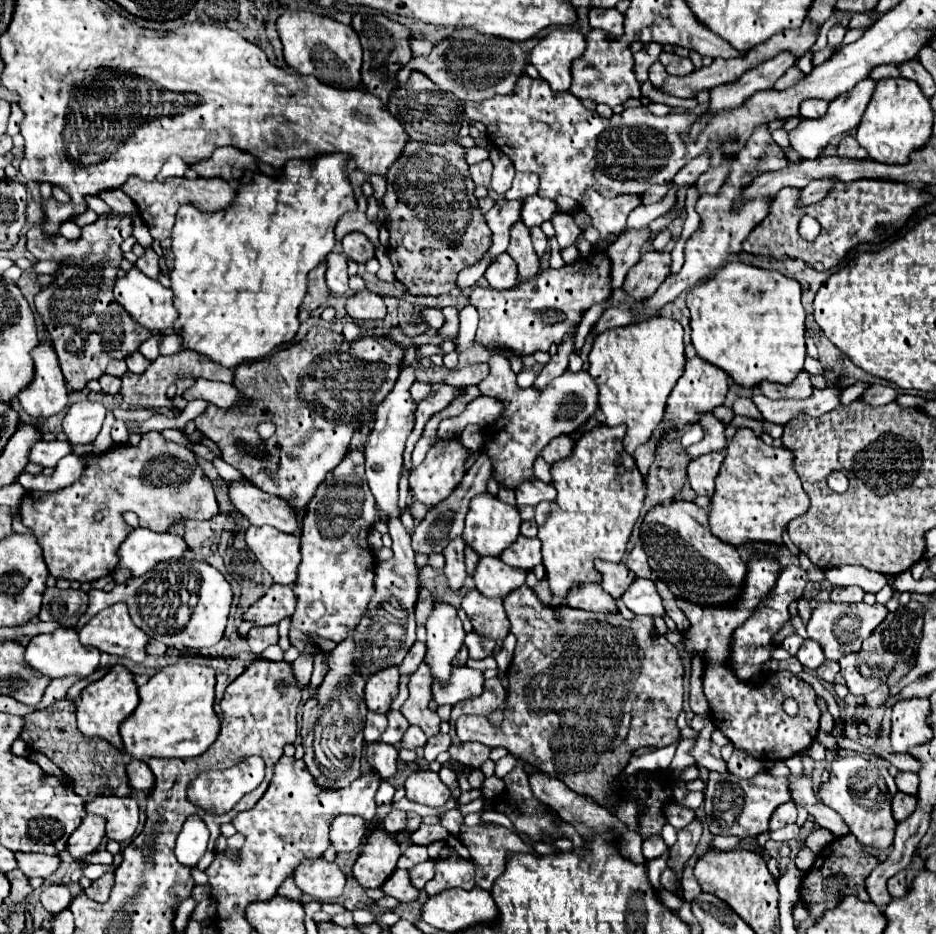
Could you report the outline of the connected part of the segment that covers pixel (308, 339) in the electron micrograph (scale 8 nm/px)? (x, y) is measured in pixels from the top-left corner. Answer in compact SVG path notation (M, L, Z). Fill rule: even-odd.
M315 325L297 345L275 351L271 357L255 361L249 367L241 365L235 371L233 385L237 391L255 391L249 397L249 405L233 405L229 409L209 405L207 411L195 419L195 425L205 437L213 439L221 447L223 461L241 471L249 483L261 491L285 499L293 507L299 527L303 527L307 505L317 487L325 481L327 473L343 461L353 433L357 433L375 417L379 403L383 403L383 399L391 393L391 387L399 377L403 351L405 349L401 345L385 337L361 337L349 343L341 333ZM261 421L271 421L277 425L277 431L269 441L261 441L257 435L257 425ZM239 445L245 445L251 451L241 451Z

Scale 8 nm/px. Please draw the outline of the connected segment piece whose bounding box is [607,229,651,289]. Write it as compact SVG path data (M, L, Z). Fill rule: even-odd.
M649 229L627 231L607 249L607 257L611 257L611 287L619 289L629 273L629 269L639 261L641 247L649 239Z

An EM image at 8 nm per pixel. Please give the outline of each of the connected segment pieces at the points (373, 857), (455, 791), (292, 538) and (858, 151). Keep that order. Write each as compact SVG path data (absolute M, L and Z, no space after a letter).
M369 825L365 843L353 865L353 875L363 887L379 887L379 883L397 867L399 855L401 849L395 835L383 825Z
M443 766L438 774L443 783L445 783L449 787L455 799L458 800L461 794L461 789L458 785L456 774L446 766Z
M269 525L249 527L245 543L255 553L257 561L273 575L275 583L289 585L297 579L297 567L301 563L297 535L283 533Z
M845 135L839 143L839 149L837 149L837 155L839 157L849 157L849 159L867 159L867 151L857 143L857 139L853 135Z

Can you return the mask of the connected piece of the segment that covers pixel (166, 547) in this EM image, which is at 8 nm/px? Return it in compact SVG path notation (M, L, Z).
M137 527L119 547L117 569L129 569L131 577L141 577L161 561L179 559L187 545L179 535L153 533Z

